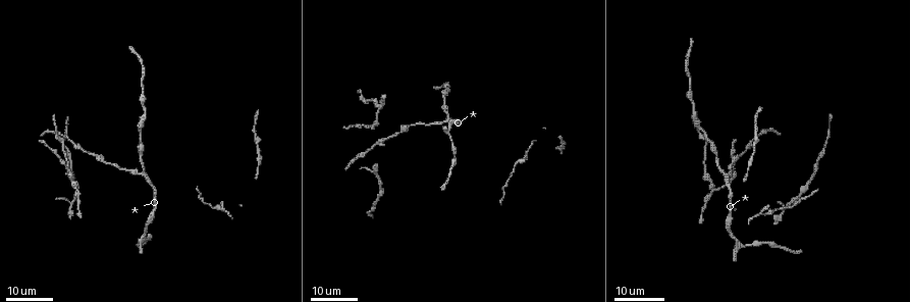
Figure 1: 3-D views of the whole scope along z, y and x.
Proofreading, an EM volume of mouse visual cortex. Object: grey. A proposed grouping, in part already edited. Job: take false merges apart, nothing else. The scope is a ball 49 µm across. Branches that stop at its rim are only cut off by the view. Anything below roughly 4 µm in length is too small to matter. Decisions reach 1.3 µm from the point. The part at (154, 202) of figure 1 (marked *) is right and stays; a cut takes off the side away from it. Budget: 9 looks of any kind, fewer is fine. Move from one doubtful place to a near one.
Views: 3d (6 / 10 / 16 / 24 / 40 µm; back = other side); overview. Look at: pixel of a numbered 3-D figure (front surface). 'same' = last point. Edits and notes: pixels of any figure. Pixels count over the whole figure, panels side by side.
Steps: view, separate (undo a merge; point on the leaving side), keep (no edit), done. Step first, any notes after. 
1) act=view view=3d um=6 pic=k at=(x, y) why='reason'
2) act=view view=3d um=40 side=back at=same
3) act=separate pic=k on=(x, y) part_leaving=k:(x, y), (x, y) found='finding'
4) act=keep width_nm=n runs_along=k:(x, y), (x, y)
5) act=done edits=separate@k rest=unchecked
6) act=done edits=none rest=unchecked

act=view view=3d um=24 pic=1 at=(444, 119) why='three-way junction'

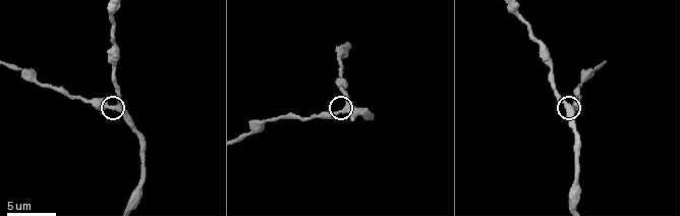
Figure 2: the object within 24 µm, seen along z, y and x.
act=view view=3d um=10 pic=2 at=(341, 109) why='zoom in'

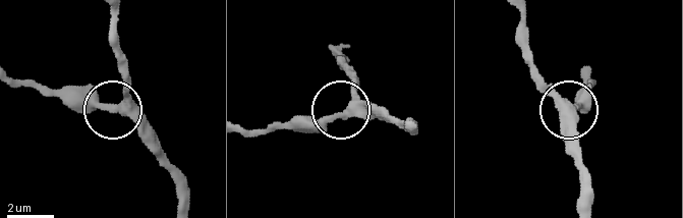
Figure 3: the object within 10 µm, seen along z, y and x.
act=view view=3d um=6 pic=3 at=(347, 114)

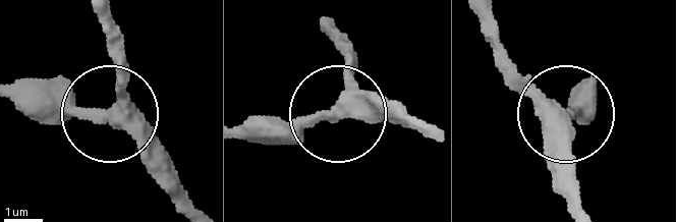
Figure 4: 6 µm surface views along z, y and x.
act=keep arms=3 found='continuous, no second neuron'

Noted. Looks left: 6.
act=view view=3d um=10 pic=2 at=(37, 82) why='calibre changes'

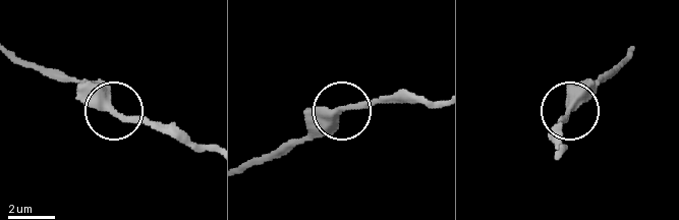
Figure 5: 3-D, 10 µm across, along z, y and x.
act=keep runs_along=5:(439, 100), (351, 106), (328, 118), (306, 140) found='all the same neuron'

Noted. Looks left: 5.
act=view view=3d um=16 pic=1 at=(77, 148) why='three arms meet'

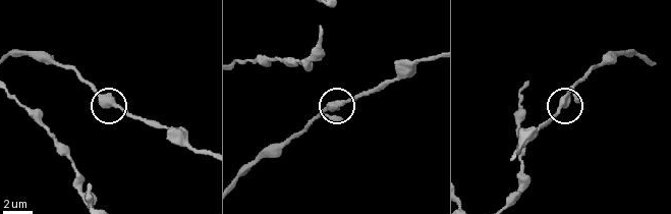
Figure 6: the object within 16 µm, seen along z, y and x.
act=view view=3d um=10 pic=6 at=(102, 103) why='closer look'

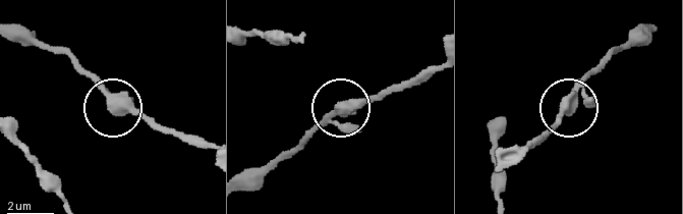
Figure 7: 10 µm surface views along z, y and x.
act=view view=3d um=6 pic=7 at=(340, 106)

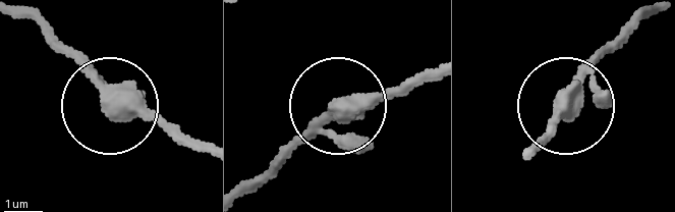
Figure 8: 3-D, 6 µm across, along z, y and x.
act=keep arms=3 runs_along=8:(434, 68), (385, 94), (333, 104), (262, 175) found='all the same neuron'

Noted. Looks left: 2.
act=view view=3d um=24 pic=1 at=(733, 175)

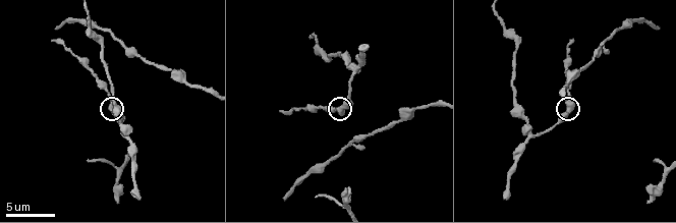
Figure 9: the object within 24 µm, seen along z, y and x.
act=view view=3d um=10 pic=9 at=(573, 106)

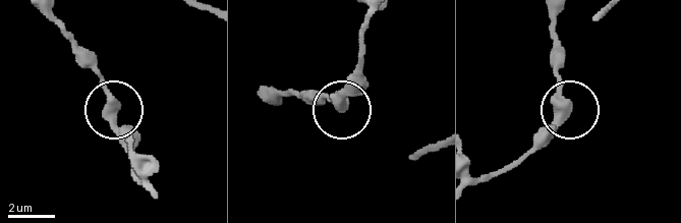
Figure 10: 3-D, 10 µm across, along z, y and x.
act=keep found='one neuron here'

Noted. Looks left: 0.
act=done edits=none rest=unchecked

